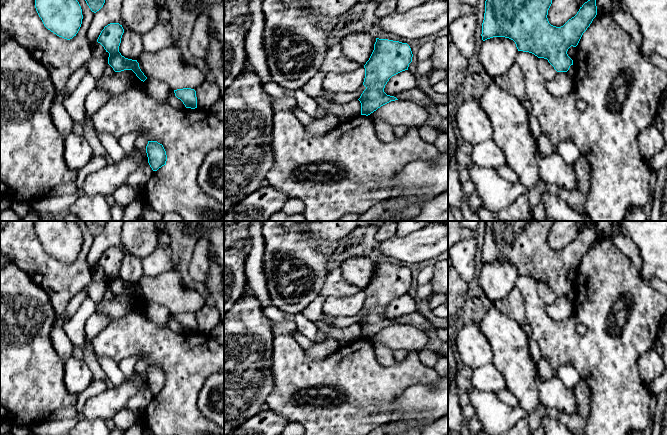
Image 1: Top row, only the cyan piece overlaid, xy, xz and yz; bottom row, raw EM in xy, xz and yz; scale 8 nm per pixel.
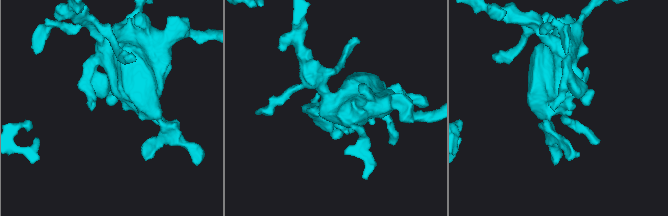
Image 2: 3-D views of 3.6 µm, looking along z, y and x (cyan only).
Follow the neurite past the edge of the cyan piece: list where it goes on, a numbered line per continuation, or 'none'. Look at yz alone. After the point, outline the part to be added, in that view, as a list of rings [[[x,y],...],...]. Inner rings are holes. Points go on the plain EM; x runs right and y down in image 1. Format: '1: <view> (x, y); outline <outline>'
none

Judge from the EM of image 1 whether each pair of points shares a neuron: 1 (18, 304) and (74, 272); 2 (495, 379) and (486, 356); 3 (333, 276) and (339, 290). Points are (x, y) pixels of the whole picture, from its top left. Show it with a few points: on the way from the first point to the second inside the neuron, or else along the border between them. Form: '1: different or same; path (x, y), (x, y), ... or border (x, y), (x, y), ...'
1: different; border (27, 273), (47, 294), (54, 311)
2: different; border (491, 363), (478, 366), (472, 370)
3: same; path (334, 279), (337, 287)

